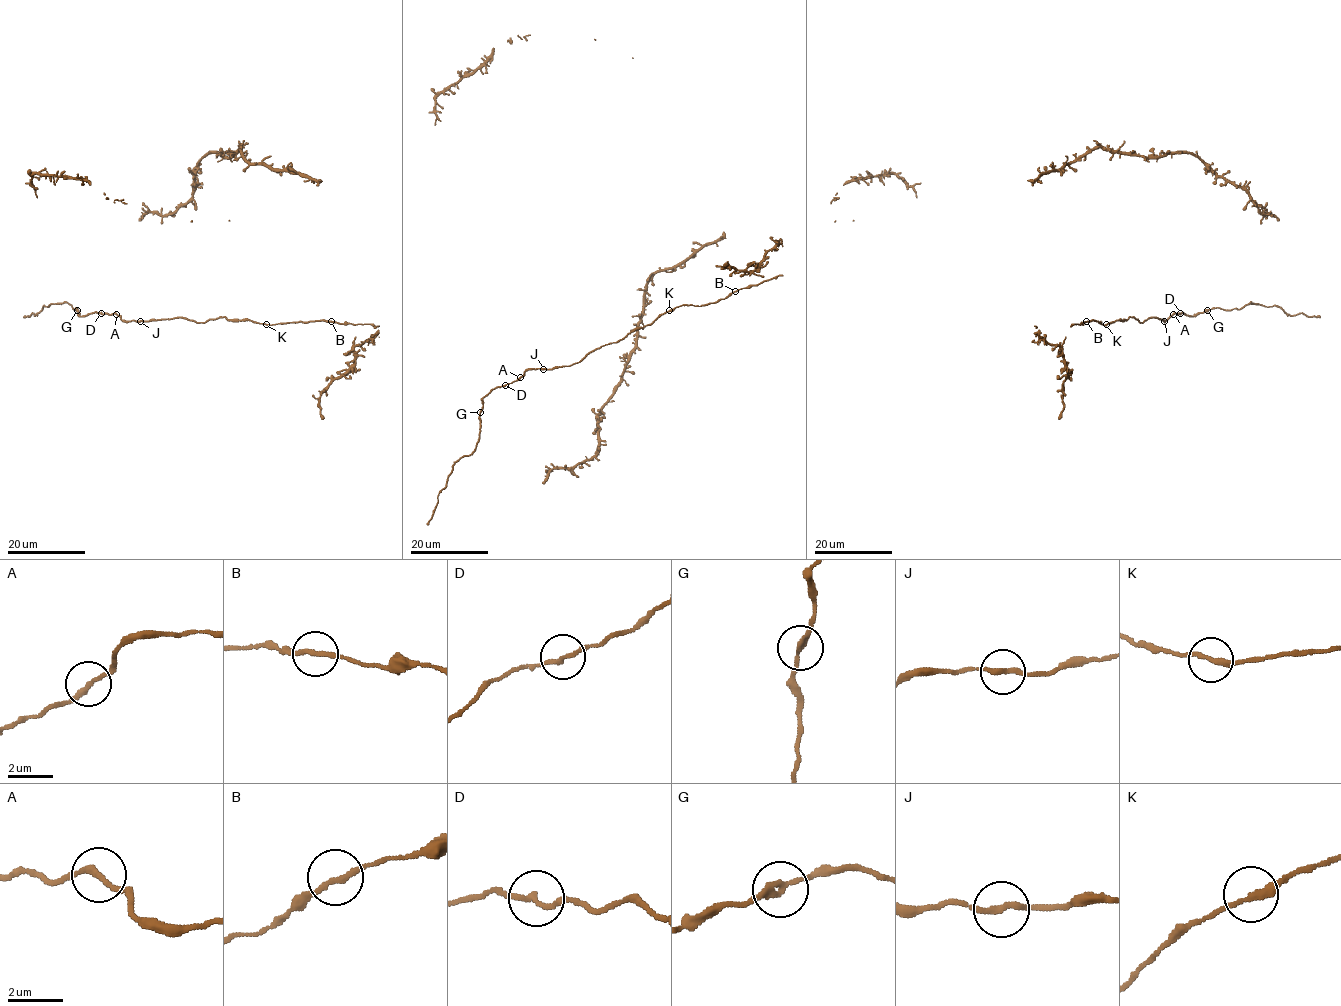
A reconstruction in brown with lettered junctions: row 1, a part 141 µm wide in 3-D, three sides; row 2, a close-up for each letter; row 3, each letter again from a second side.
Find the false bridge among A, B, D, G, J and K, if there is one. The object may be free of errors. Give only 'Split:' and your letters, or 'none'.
Split: none

